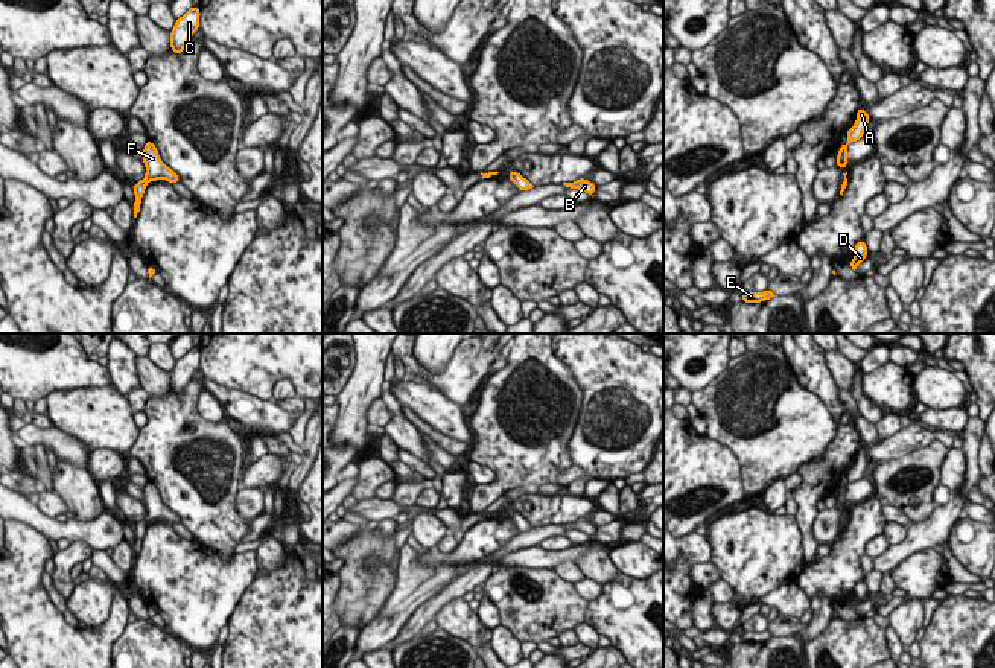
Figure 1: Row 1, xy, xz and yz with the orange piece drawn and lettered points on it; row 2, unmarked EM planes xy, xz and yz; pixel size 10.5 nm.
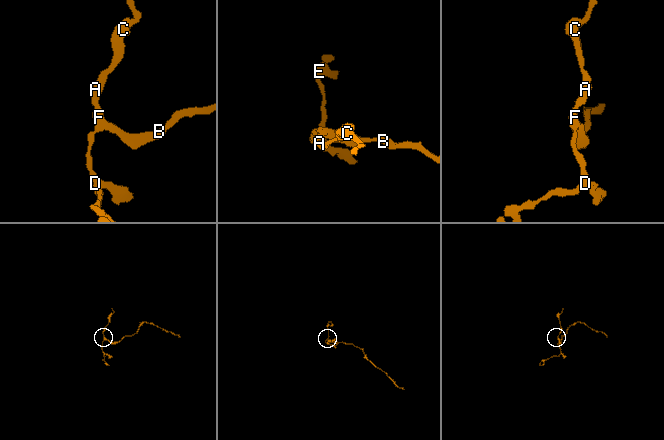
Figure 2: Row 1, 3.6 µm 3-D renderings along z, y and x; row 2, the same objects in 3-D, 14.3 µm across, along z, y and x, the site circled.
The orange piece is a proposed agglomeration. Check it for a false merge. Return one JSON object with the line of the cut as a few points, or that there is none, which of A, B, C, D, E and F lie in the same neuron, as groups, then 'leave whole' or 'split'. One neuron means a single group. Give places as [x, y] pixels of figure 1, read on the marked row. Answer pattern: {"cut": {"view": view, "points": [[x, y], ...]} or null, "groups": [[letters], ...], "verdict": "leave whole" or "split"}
{"cut": null, "groups": [["A", "B", "C", "D", "E", "F"]], "verdict": "leave whole"}

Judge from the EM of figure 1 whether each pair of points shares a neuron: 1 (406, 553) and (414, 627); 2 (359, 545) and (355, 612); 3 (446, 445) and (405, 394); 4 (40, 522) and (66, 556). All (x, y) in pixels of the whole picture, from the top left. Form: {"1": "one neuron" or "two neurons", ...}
{"1": "two neurons", "2": "one neuron", "3": "two neurons", "4": "two neurons"}

